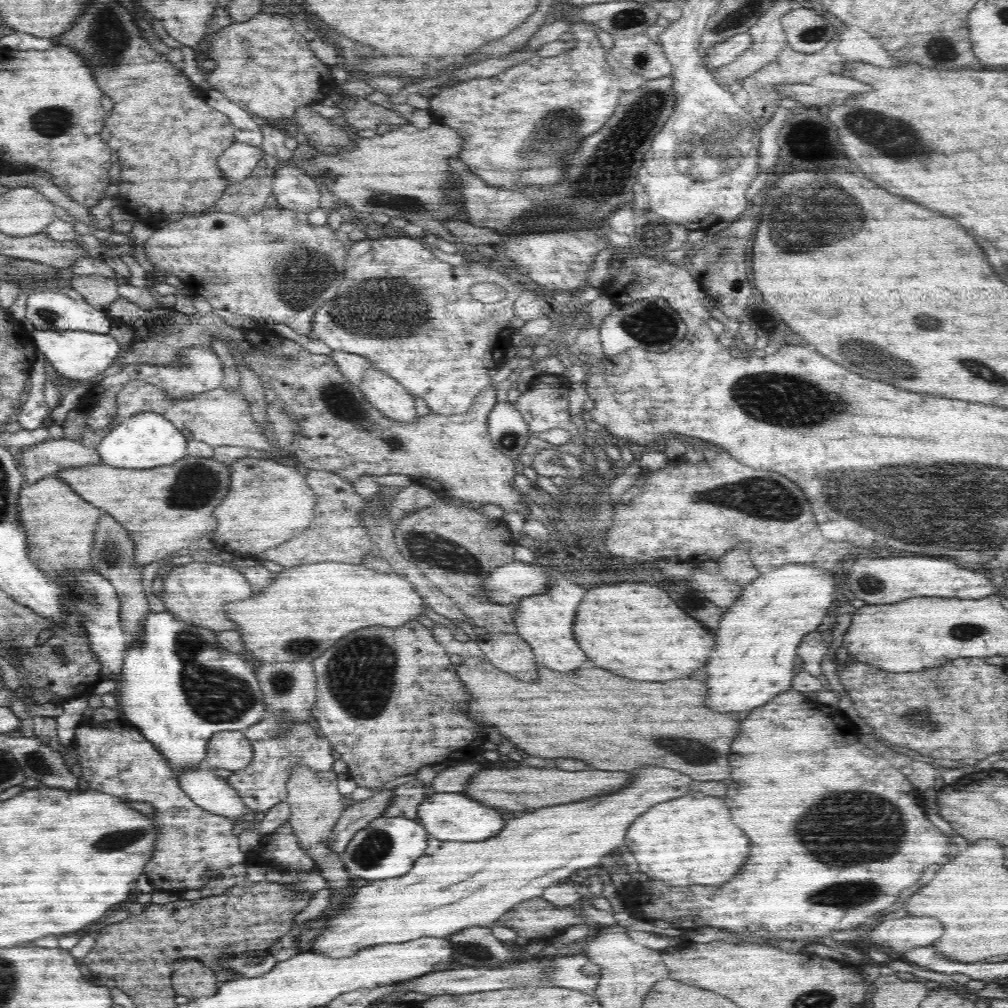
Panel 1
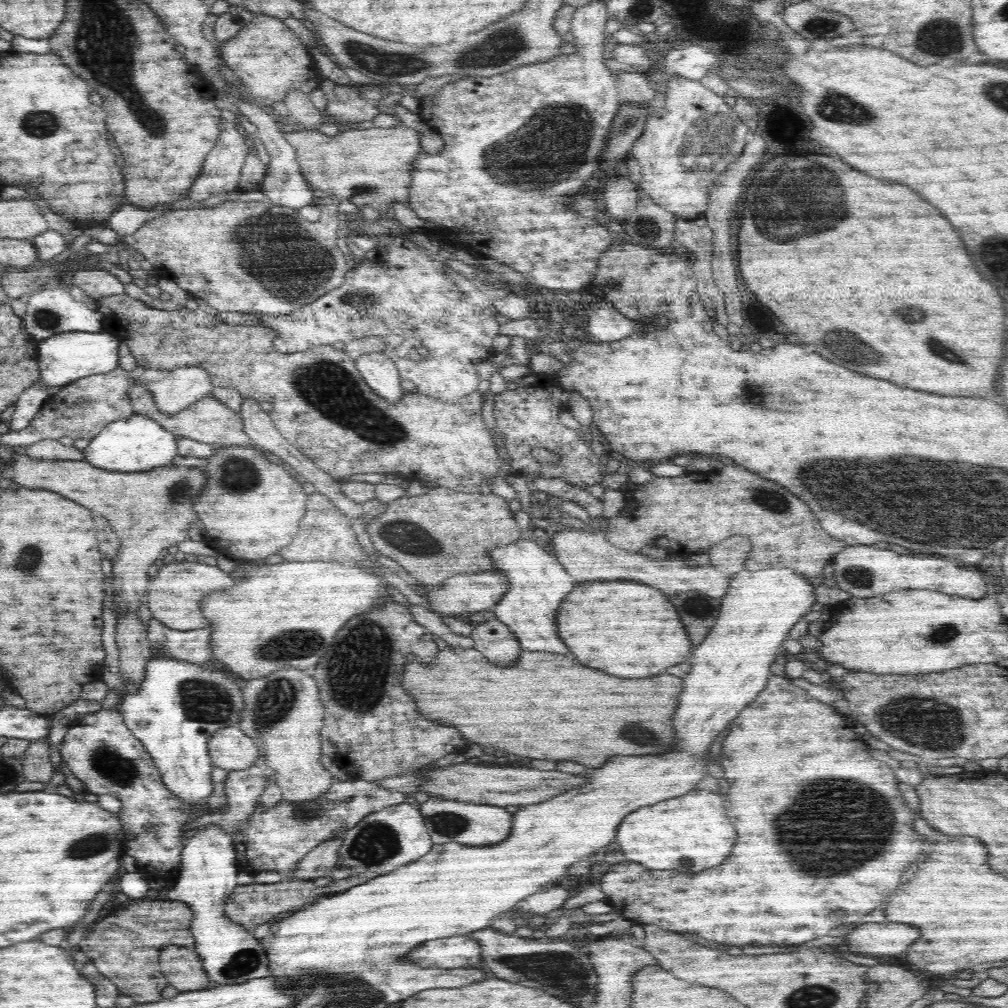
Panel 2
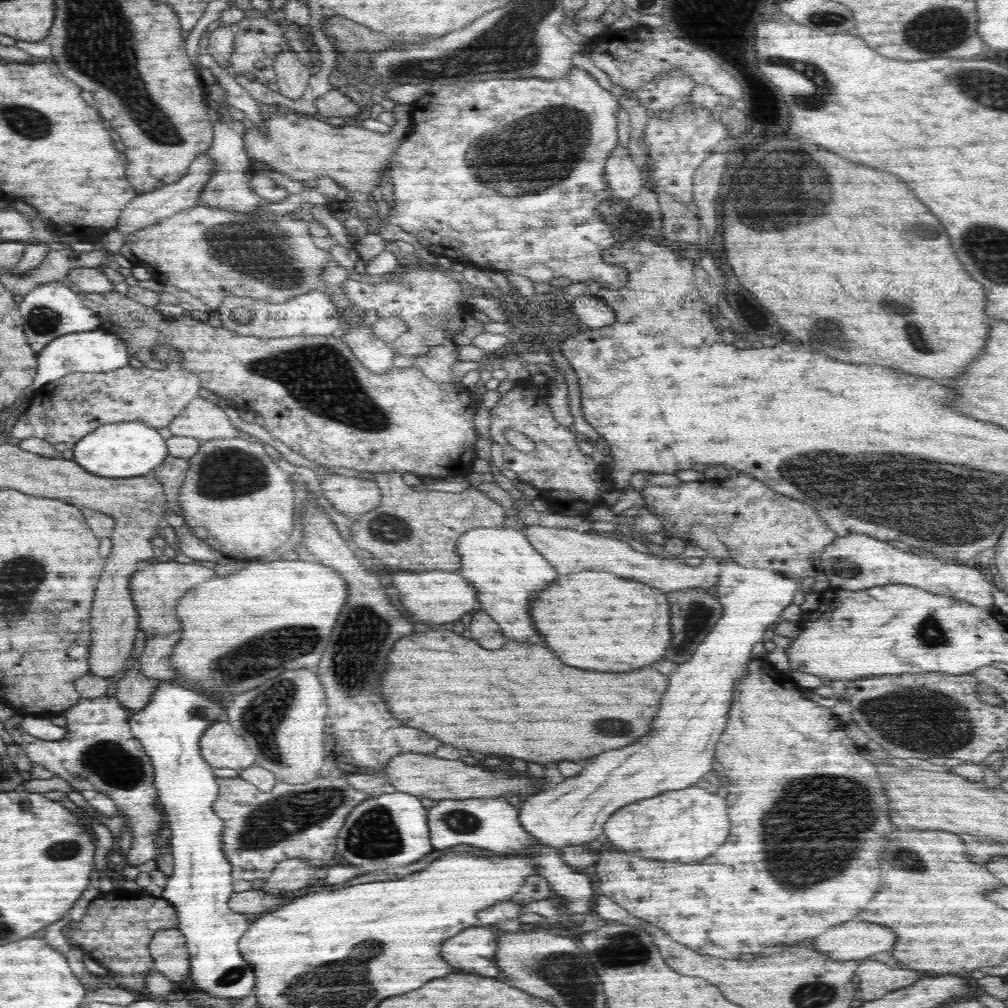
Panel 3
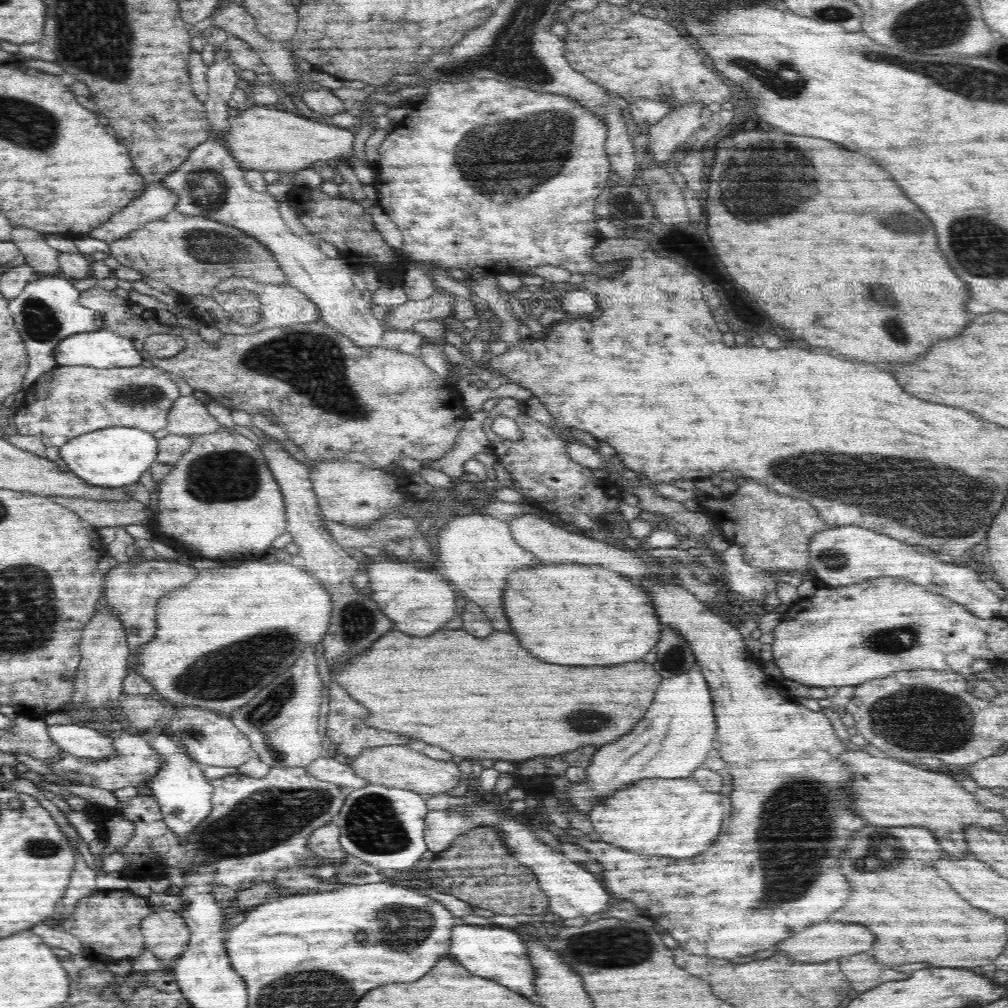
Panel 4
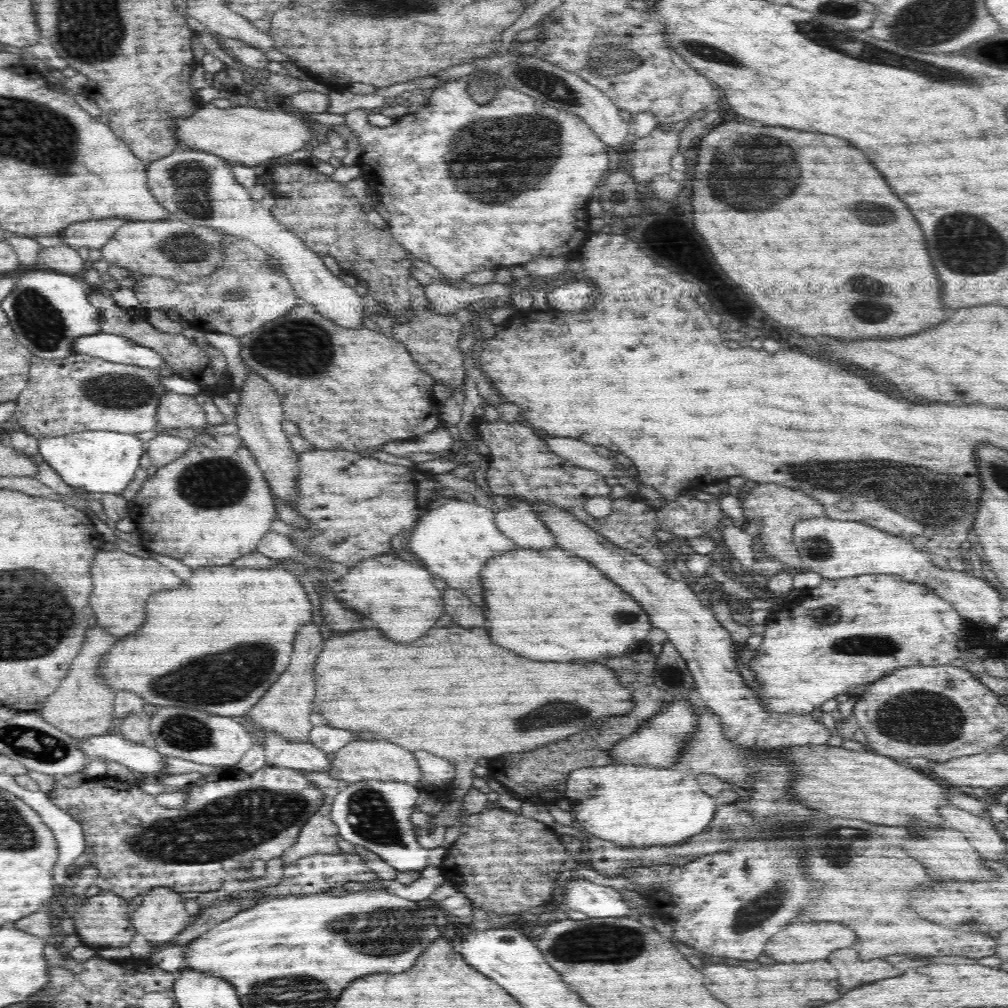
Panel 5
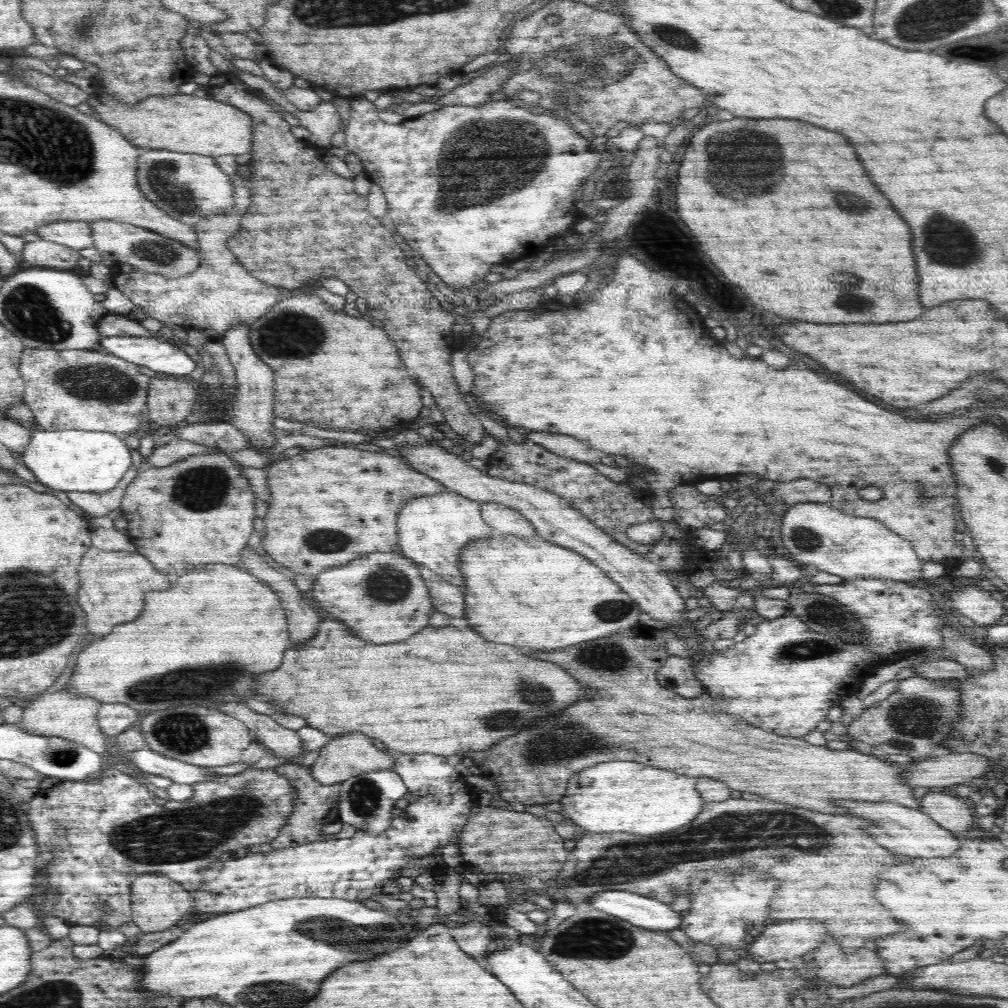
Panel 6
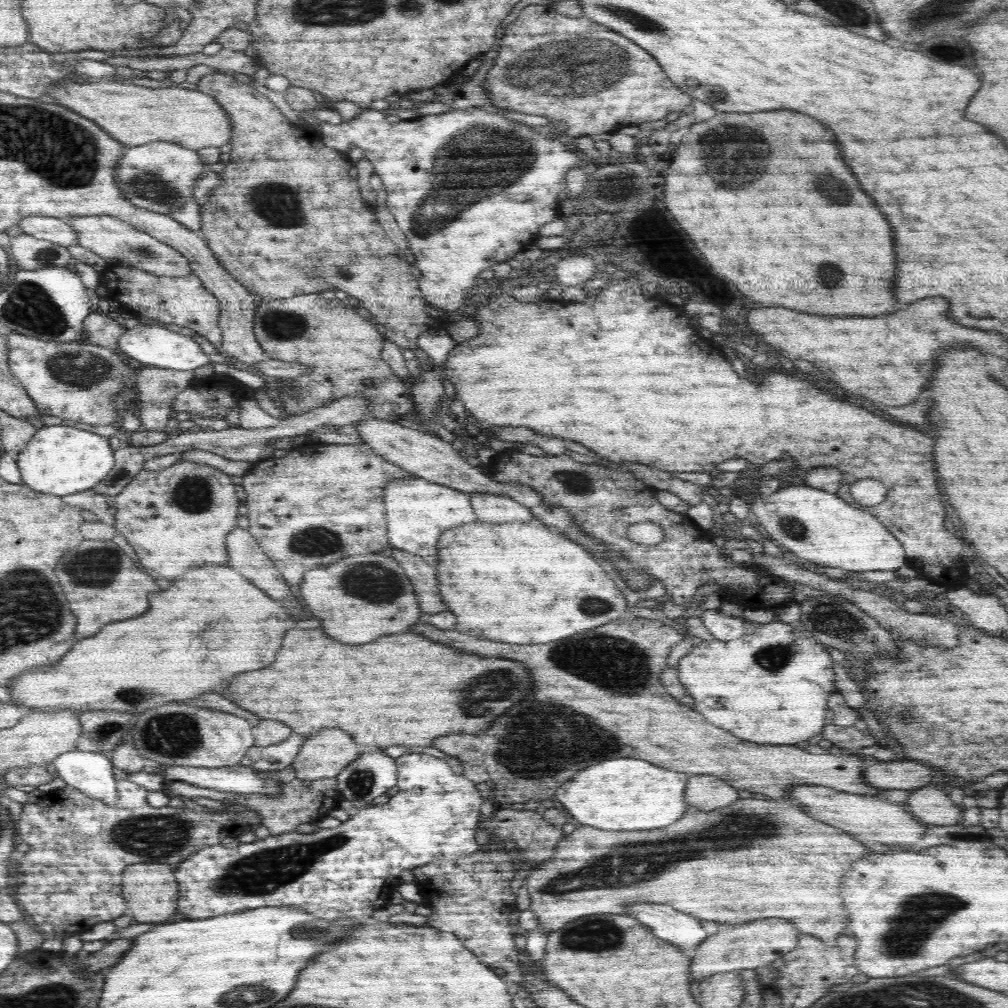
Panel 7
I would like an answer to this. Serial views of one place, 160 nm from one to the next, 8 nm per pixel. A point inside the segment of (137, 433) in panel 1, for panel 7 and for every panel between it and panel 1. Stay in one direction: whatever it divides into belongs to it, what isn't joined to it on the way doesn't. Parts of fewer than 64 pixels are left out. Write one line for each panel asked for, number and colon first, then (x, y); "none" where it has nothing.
2: (138, 443)
3: (123, 450)
4: (113, 457)
5: (98, 461)
6: (73, 460)
7: (59, 460)

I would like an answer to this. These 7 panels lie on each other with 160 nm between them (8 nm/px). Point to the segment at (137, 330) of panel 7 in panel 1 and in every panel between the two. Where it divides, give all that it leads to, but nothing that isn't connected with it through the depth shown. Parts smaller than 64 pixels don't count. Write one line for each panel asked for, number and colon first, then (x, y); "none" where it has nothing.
1: (79, 355)
2: (69, 356)
3: (99, 351)
4: (102, 349)
5: (113, 348)
6: (160, 355)

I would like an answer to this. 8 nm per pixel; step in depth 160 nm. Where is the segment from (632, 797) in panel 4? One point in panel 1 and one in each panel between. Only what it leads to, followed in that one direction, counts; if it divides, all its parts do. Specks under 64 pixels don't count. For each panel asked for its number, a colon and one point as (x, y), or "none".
1: (689, 840)
2: (690, 833)
3: (688, 825)

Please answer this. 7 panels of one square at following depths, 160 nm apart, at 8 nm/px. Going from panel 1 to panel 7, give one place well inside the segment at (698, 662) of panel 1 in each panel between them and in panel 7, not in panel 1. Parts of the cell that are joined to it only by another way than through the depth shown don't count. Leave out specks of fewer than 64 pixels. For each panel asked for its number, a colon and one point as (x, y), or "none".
2: (627, 629)
3: (592, 620)
4: (572, 614)
5: (593, 618)
6: (520, 591)
7: (520, 582)

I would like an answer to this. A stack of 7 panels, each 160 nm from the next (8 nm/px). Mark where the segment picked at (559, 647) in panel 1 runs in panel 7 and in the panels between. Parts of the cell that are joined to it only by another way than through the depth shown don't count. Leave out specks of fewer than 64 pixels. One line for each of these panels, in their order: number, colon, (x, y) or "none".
2: (538, 582)
3: (501, 564)
4: (477, 552)
5: (454, 542)
6: (432, 530)
7: (418, 511)

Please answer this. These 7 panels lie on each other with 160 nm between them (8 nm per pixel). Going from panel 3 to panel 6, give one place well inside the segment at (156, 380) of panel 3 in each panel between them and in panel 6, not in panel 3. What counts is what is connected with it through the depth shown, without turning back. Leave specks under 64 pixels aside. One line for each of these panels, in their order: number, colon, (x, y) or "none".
4: (68, 401)
5: (77, 393)
6: (90, 390)

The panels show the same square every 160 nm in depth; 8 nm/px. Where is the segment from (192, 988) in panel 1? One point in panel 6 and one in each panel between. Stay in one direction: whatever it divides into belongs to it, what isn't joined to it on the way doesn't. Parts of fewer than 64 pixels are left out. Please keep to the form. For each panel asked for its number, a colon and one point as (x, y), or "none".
2: (182, 967)
3: (168, 949)
4: (165, 934)
5: (160, 916)
6: (158, 903)

